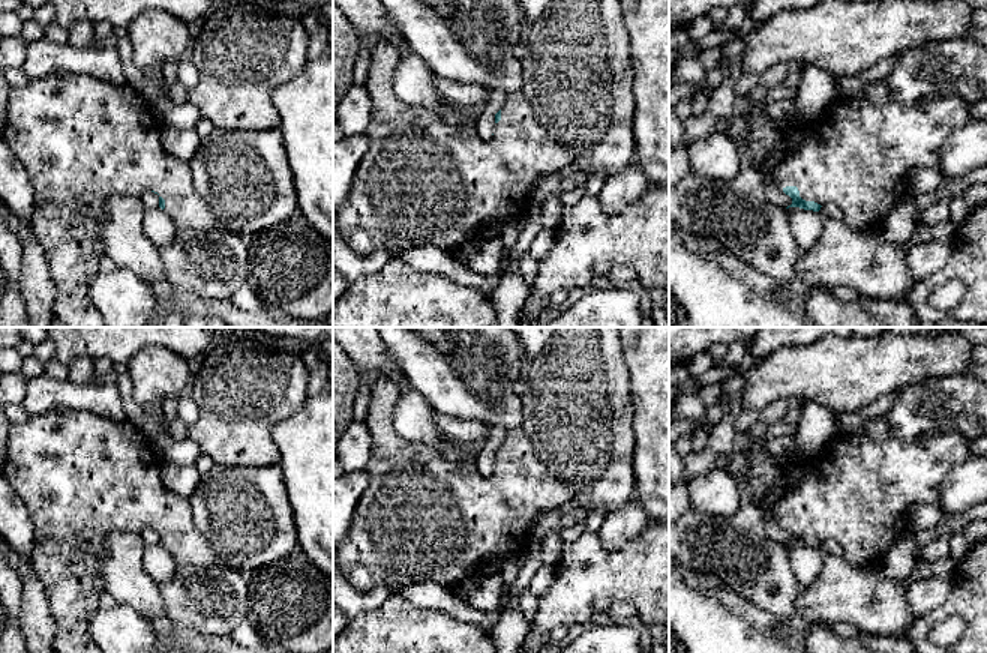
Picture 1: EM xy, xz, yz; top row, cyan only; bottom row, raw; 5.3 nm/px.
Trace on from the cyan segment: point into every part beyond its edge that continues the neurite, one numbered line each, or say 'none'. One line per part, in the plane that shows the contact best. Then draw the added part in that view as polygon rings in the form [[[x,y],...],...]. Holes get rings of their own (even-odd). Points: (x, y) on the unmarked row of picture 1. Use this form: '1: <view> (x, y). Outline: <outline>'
1: yz (858, 490). Outline: [[[880,416],[854,435],[832,434],[822,450],[807,458],[798,459],[790,453],[782,461],[780,471],[792,467],[800,471],[800,477],[782,495],[772,516],[782,525],[796,522],[806,537],[837,540],[850,566],[878,566],[906,528],[904,519],[912,507],[939,504],[946,474],[969,455],[970,440],[957,432],[908,443]]]

